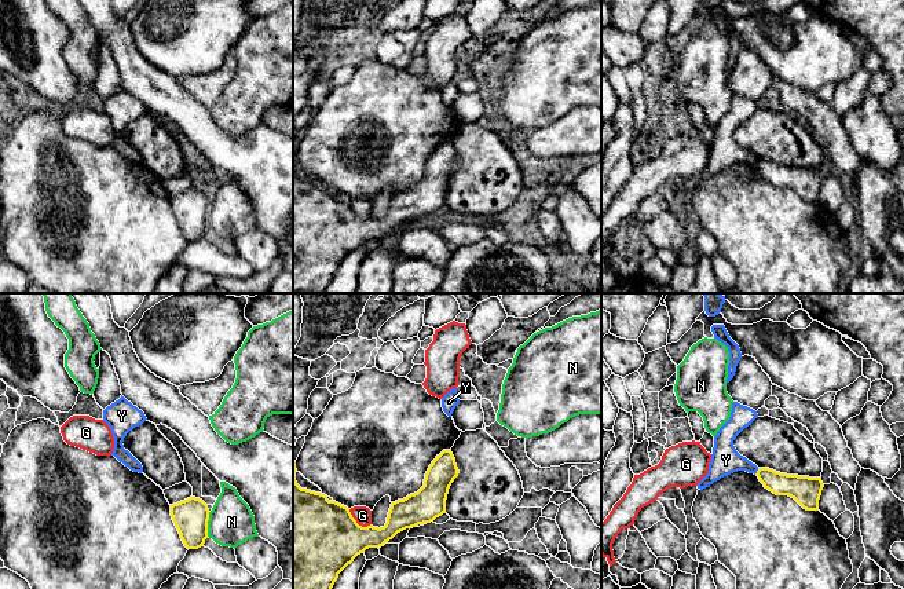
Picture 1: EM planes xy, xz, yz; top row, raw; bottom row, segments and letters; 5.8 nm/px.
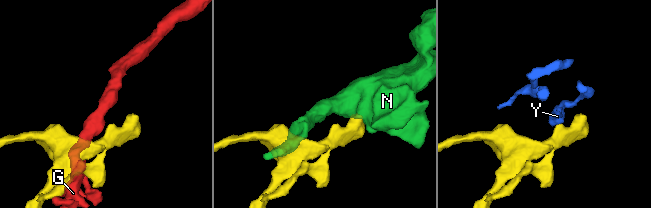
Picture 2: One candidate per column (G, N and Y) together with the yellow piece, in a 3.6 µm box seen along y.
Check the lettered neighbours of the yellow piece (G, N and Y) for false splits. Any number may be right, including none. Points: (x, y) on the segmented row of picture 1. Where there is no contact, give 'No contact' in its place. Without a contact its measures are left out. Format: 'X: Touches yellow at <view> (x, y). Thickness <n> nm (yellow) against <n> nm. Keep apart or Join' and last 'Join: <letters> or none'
G: Touches yellow at xz (357, 523). Thickness 480 nm (yellow) against 100 nm. Keep apart
N: Touches yellow at xy (207, 525). Thickness 200 nm (yellow) against 260 nm. Keep apart
Y: Touches yellow at yz (757, 471). Thickness 140 nm (yellow) against 170 nm. Keep apart
Join: none

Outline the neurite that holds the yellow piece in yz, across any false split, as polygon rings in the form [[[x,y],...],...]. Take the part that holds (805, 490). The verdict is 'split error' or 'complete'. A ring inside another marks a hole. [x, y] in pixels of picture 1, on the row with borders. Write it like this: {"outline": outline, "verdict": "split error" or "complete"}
{"outline": [[[758,468],[755,473],[765,489],[776,495],[794,498],[804,509],[817,511],[821,490],[821,478],[780,473],[769,468]]], "verdict": "complete"}

